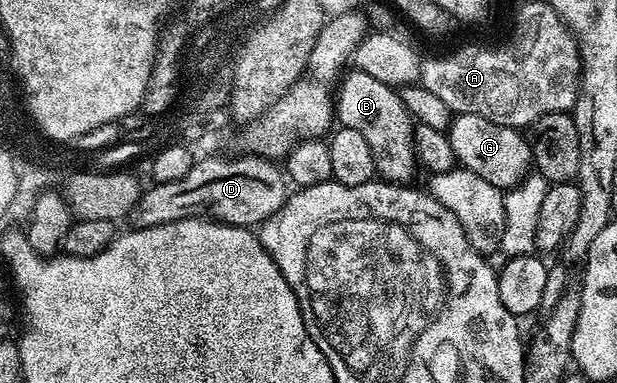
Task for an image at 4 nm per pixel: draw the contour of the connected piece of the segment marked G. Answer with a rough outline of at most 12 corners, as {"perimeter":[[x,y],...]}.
{"perimeter":[[456,115],[448,141],[461,168],[501,189],[532,167],[517,128]]}

